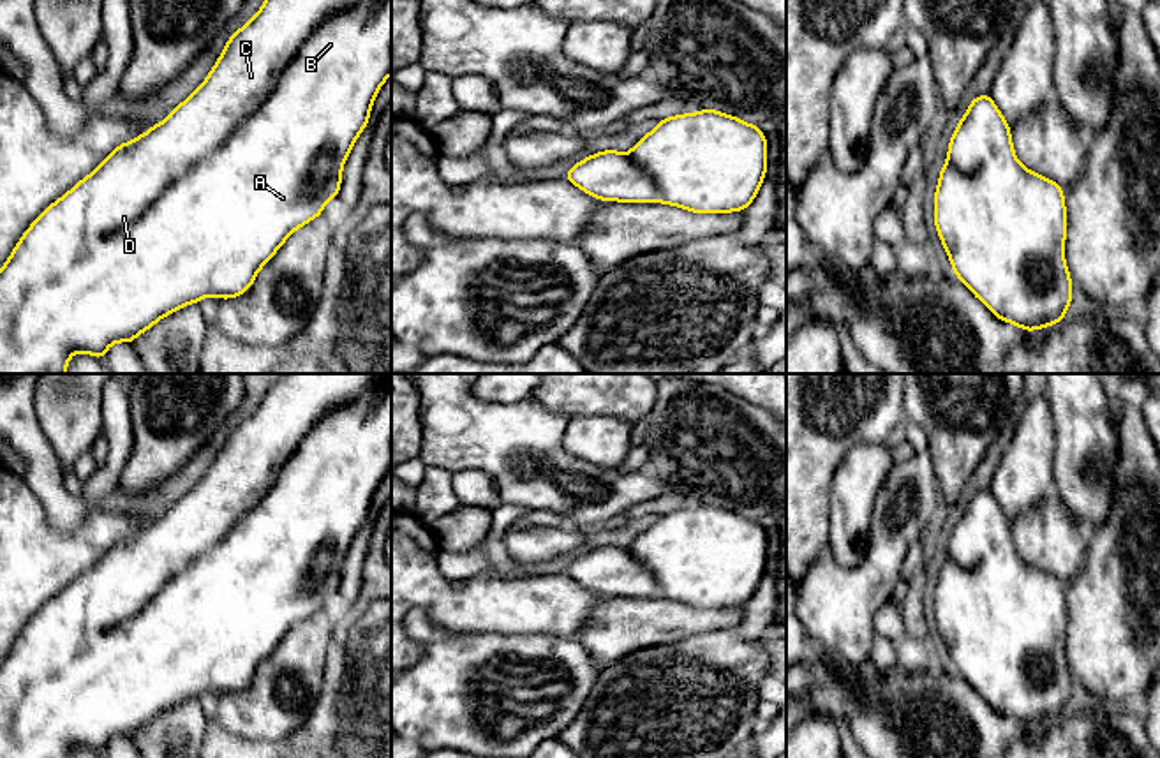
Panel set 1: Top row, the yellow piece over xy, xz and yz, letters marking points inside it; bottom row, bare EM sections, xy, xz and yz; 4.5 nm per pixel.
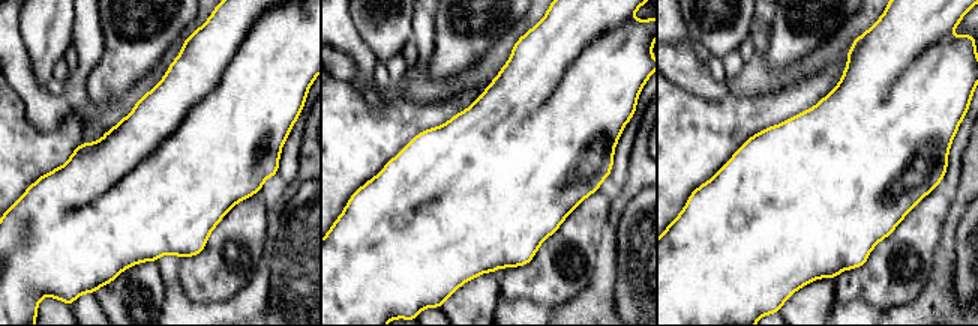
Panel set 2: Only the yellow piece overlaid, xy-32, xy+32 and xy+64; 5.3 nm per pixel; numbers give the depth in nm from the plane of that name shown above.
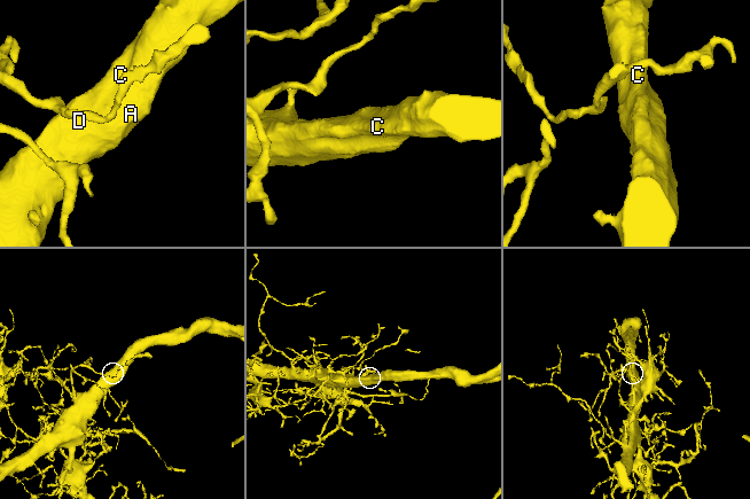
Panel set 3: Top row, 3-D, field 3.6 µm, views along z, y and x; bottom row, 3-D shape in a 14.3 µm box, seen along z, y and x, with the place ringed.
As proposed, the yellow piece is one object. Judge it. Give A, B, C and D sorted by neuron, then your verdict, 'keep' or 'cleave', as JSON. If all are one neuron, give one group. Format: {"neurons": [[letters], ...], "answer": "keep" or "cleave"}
{"neurons": [["A", "B", "C", "D"]], "answer": "keep"}

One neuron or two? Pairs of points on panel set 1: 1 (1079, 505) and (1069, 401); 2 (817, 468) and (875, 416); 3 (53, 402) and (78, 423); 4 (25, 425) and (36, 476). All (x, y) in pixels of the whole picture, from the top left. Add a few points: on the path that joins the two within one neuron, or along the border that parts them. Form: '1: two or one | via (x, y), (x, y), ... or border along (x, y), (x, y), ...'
1: one | via (1078, 478), (1074, 473), (1074, 427)
2: one | via (831, 453), (861, 425)
3: one | via (59, 404), (73, 418)
4: one | via (27, 438), (36, 450), (36, 464)

